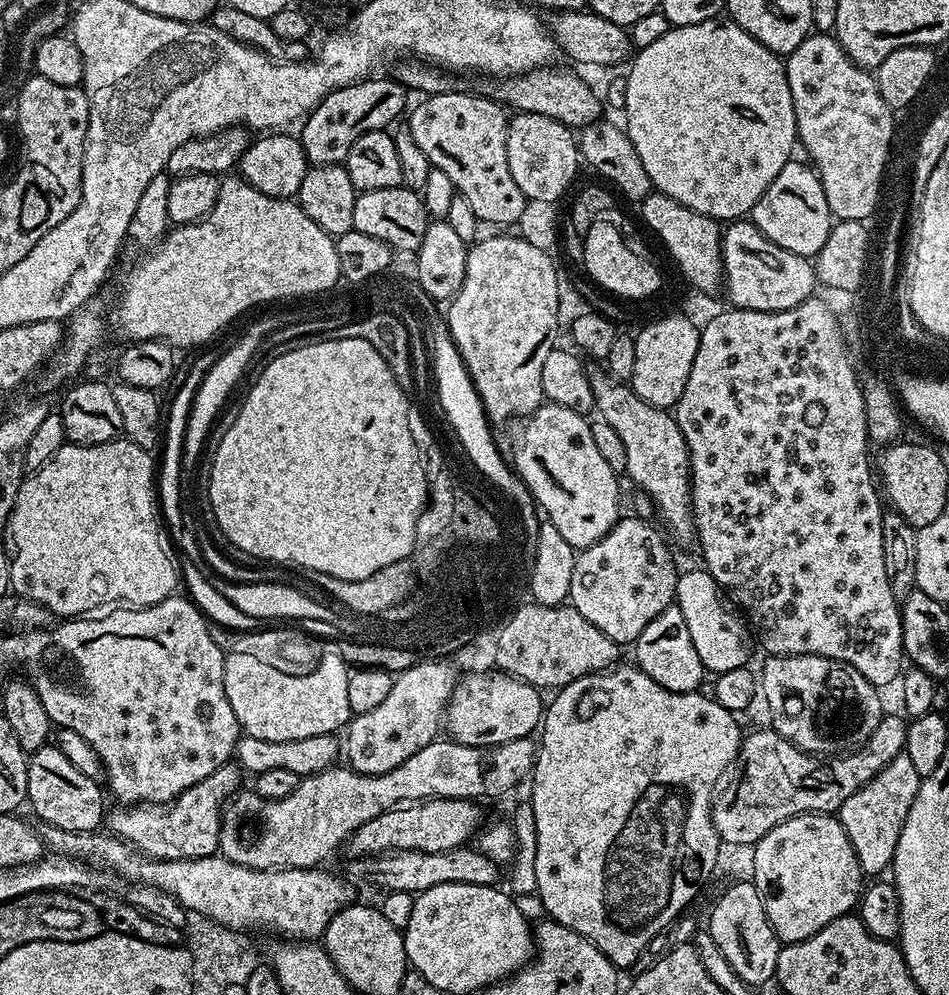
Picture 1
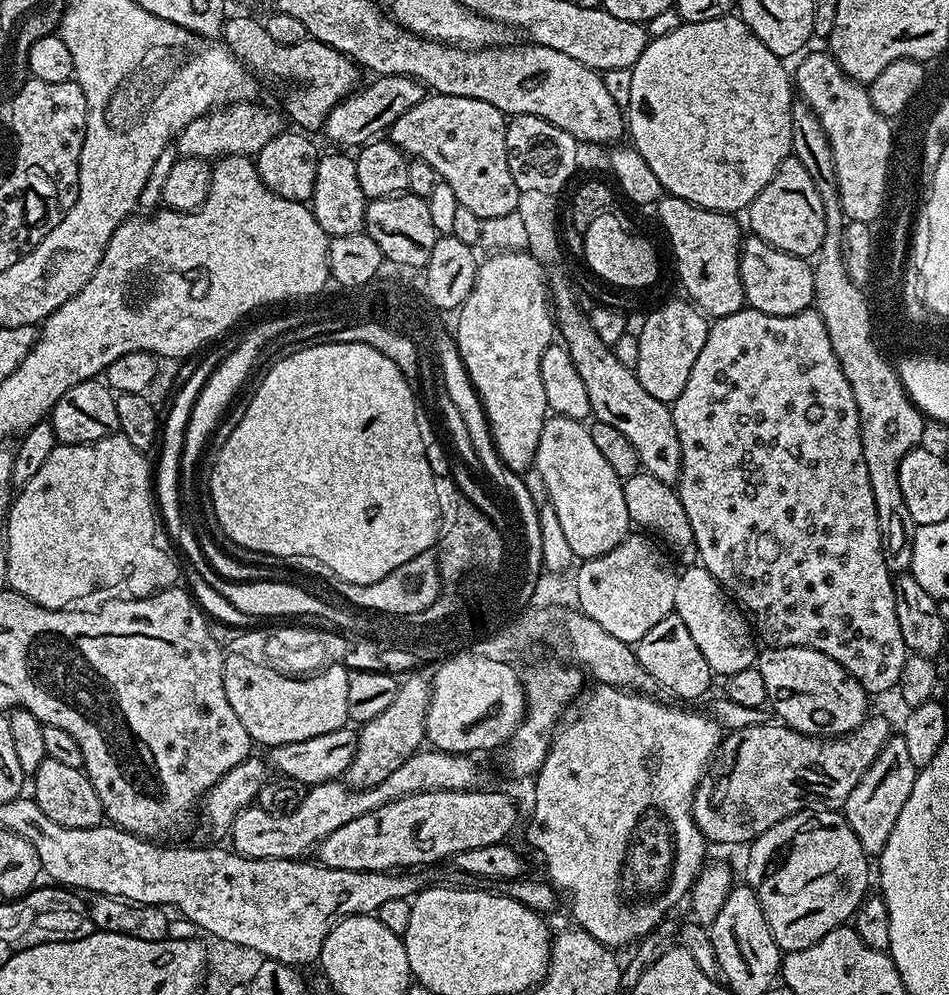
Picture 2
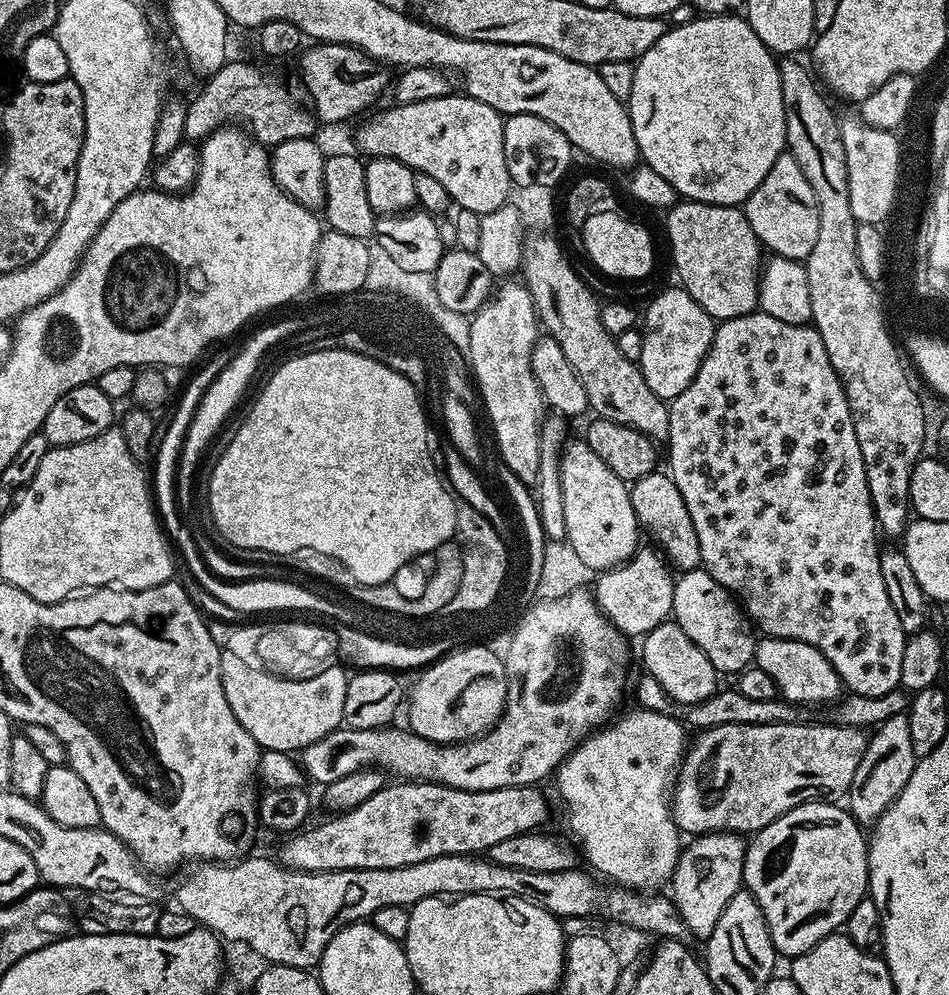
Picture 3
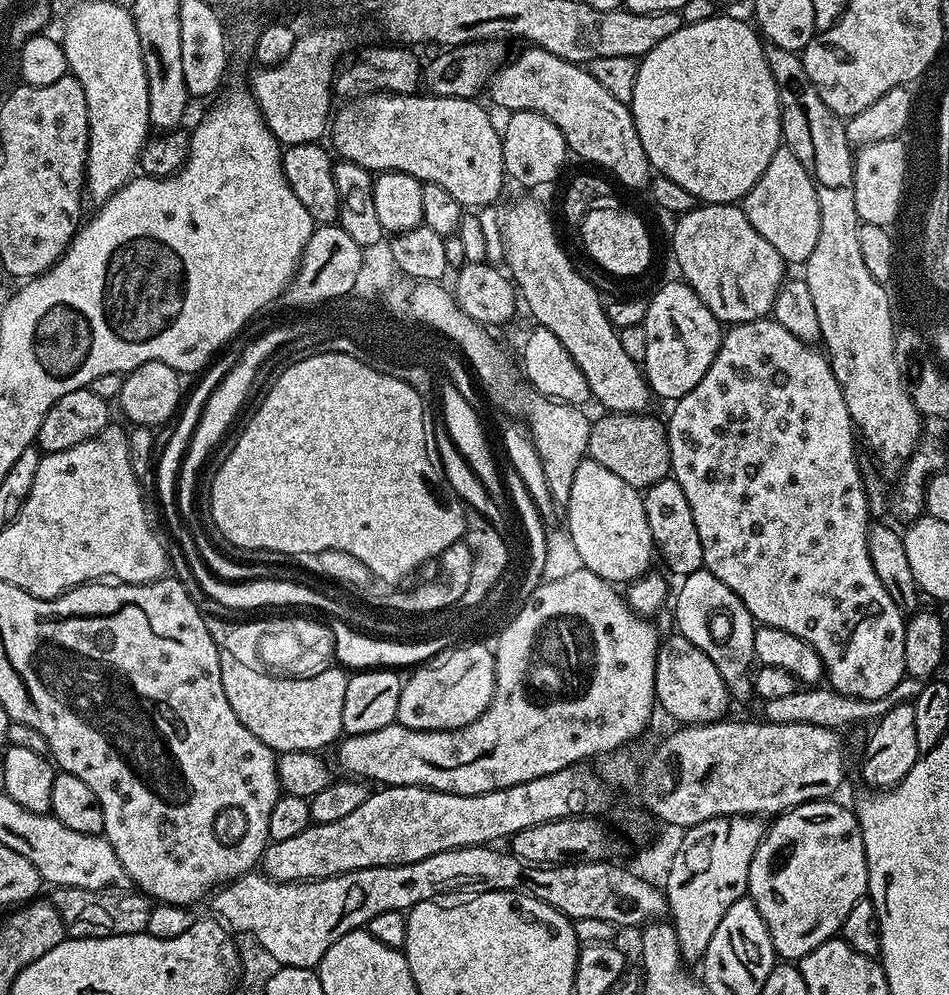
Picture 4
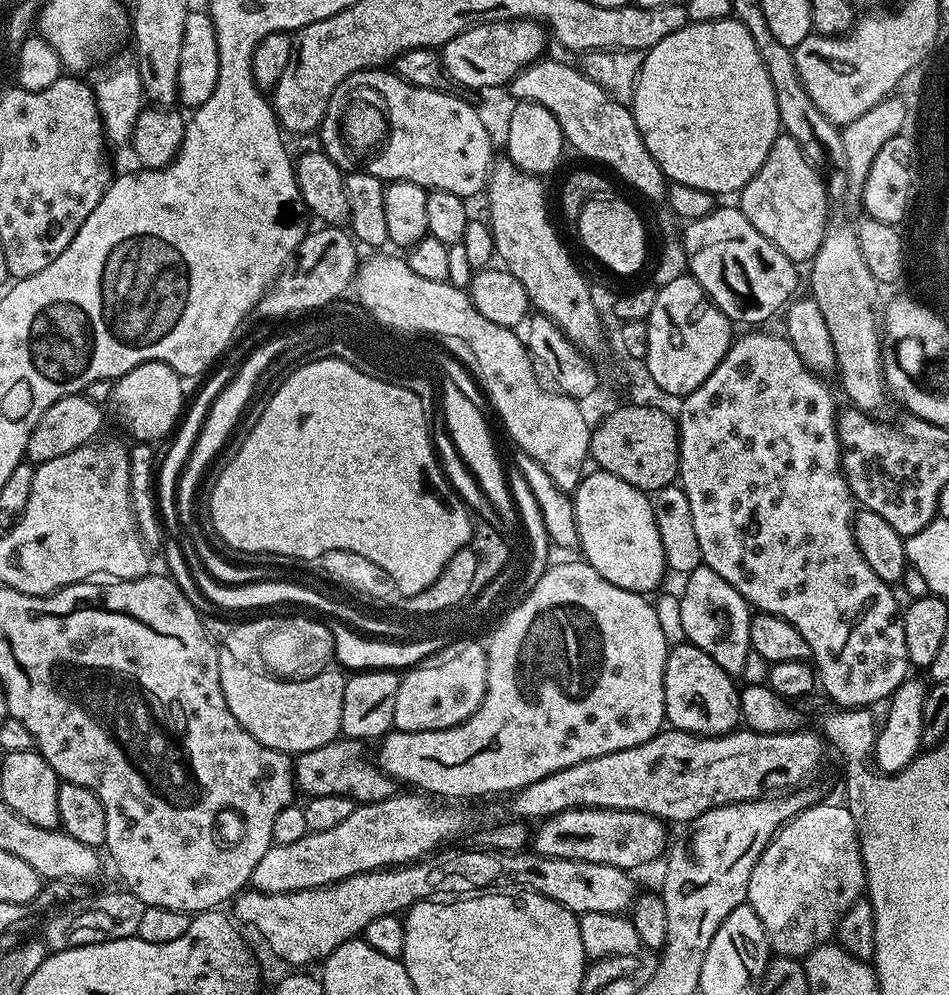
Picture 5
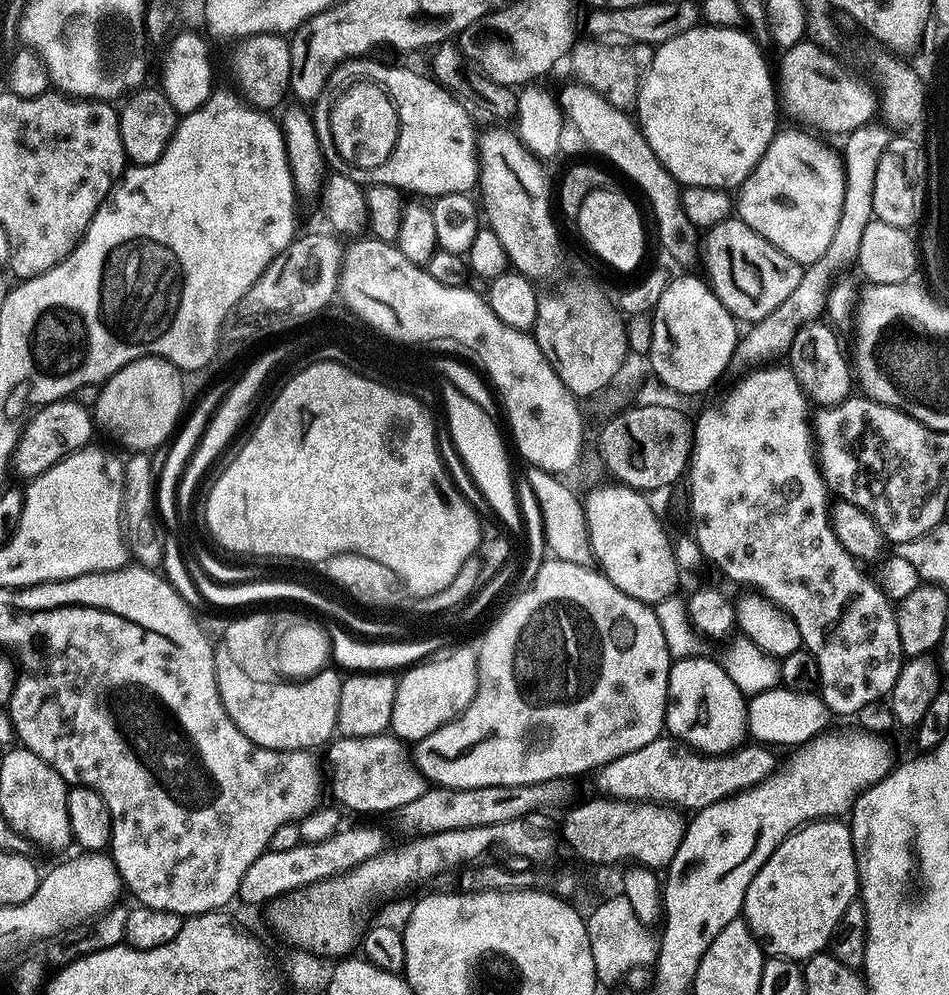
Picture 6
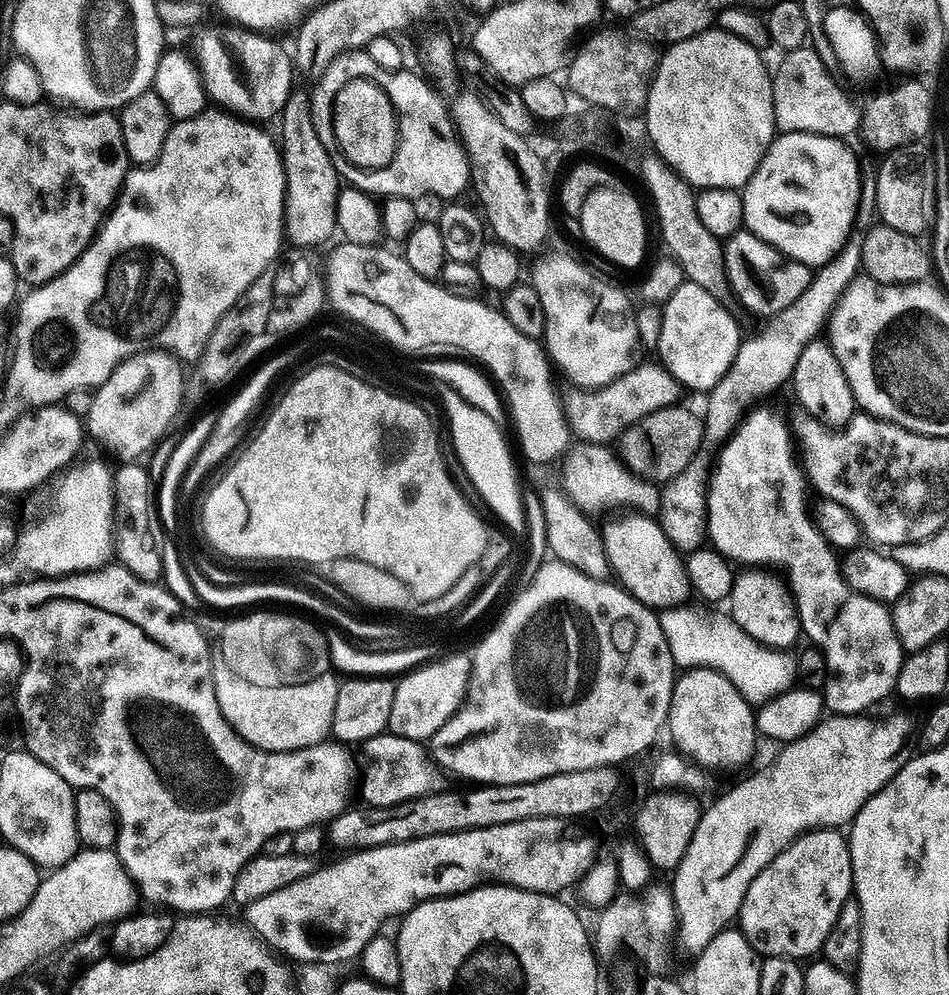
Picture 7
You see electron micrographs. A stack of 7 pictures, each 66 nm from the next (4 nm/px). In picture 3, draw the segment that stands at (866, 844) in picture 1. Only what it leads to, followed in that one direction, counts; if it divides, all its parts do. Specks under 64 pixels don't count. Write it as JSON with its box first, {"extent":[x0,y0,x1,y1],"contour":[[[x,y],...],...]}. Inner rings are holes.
{"extent":[846,715,918,826],"contour":[[[907,715],[894,716],[877,724],[868,739],[862,762],[858,762],[854,782],[846,797],[846,807],[855,820],[862,826],[875,825],[876,819],[902,794],[904,787],[912,783],[912,775],[916,773],[917,763],[918,758],[914,754],[914,746],[910,743],[910,722]]]}

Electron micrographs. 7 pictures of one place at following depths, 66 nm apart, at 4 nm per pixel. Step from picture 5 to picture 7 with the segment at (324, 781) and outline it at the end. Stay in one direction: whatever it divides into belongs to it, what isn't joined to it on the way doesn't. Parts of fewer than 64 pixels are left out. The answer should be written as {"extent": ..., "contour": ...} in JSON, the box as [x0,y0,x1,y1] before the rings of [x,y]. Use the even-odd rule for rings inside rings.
{"extent":[360,734,445,808],"contour":[[[381,734],[364,741],[362,751],[368,759],[368,765],[360,780],[360,796],[367,807],[389,808],[419,796],[427,796],[430,792],[445,791],[445,775],[430,763],[423,743],[401,736]]]}

